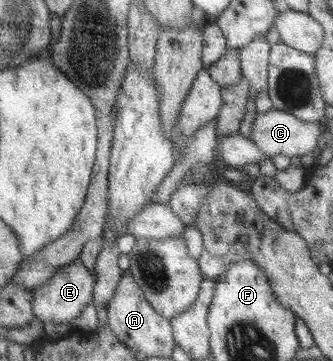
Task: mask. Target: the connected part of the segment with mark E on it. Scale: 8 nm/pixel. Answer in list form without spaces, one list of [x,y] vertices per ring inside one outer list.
[[[77,259],[73,264],[60,268],[60,272],[50,282],[42,284],[32,291],[32,311],[34,311],[35,318],[43,324],[46,322],[70,323],[73,318],[80,316],[80,312],[88,304],[92,303],[94,283],[94,276],[90,274],[90,270],[84,266],[80,259]]]

